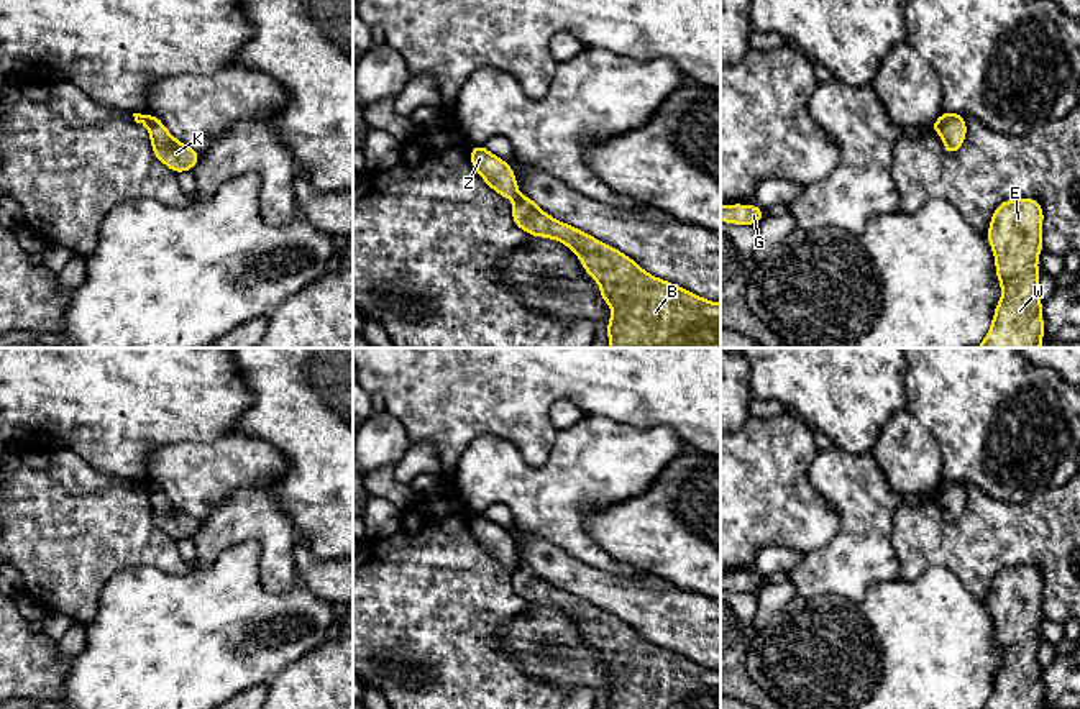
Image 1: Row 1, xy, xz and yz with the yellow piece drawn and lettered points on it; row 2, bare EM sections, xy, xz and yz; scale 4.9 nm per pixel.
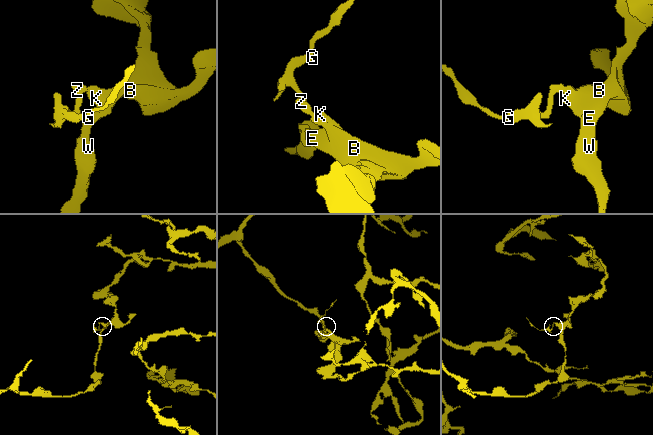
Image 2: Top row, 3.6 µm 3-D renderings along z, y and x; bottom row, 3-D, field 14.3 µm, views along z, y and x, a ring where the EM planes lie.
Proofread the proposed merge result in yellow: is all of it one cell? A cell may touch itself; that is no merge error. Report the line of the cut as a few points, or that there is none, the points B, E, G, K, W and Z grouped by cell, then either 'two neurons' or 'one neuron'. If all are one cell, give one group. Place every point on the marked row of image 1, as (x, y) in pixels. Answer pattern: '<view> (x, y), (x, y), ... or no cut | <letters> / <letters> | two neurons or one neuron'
xz (521, 194), (514, 201) | B E K W / G Z | two neurons

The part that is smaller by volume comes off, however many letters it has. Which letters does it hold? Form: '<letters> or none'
G, Z

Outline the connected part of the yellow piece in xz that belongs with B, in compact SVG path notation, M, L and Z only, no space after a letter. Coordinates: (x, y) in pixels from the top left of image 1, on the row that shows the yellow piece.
M522 194L514 200L512 220L532 236L565 243L581 259L612 307L609 348L721 348L721 304L645 272L619 249L550 217Z

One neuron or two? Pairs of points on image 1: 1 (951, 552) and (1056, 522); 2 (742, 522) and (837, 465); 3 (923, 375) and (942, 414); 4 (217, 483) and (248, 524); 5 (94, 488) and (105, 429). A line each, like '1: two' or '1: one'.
1: one
2: two
3: one
4: two
5: two

